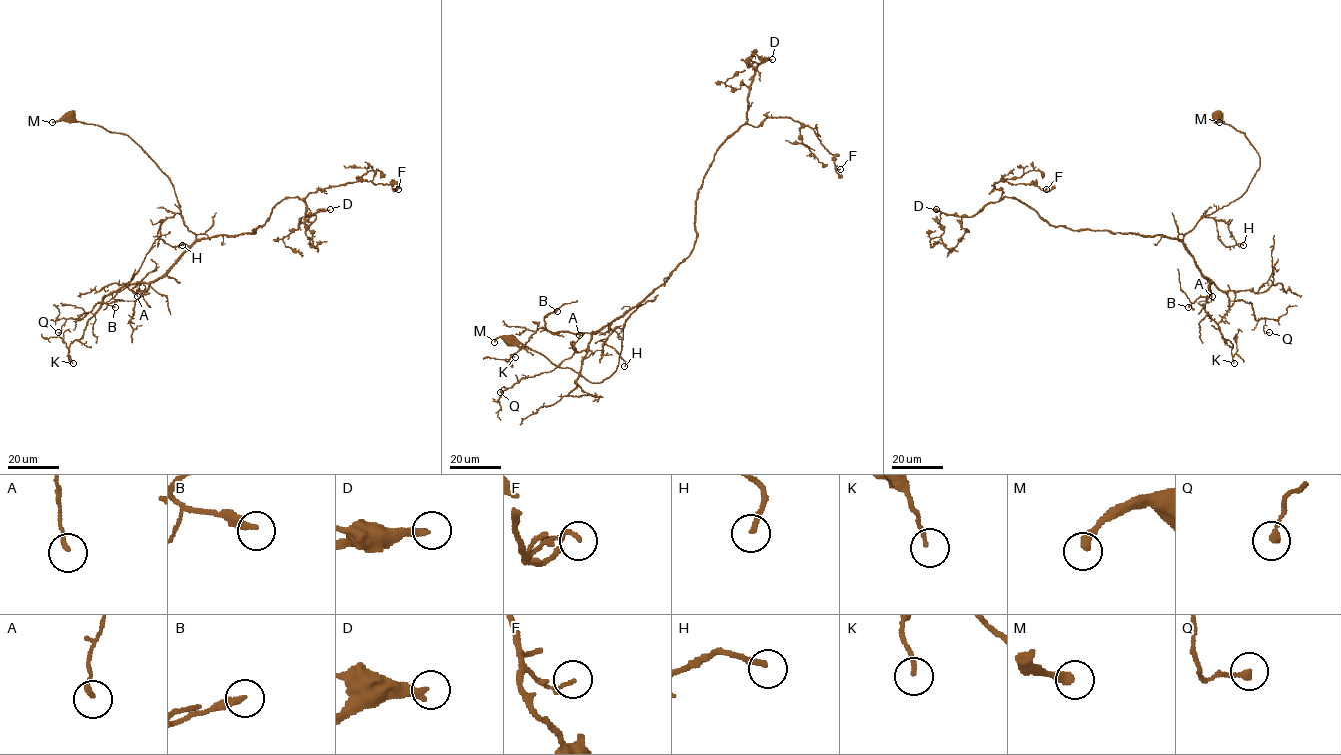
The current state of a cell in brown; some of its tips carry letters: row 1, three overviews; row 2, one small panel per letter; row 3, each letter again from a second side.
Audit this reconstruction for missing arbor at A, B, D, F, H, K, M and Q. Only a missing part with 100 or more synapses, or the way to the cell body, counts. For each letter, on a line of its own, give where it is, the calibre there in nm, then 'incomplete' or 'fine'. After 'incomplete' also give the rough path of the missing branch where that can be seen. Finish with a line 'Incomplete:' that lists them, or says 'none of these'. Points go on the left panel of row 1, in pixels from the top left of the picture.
A: at (137, 296); 160 nm thick; fine
B: at (115, 307); 280 nm thick; fine
D: at (330, 209); 320 nm thick; incomplete; missing branch runs (330, 209), (347, 204), (357, 195), (365, 195), (384, 180), (409, 183)
F: at (398, 189); 120 nm thick; fine
H: at (182, 245); 200 nm thick; fine
K: at (73, 363); 140 nm thick; fine
M: at (52, 122); 340 nm thick; fine
Q: at (58, 332); 240 nm thick; fine
Incomplete: D

